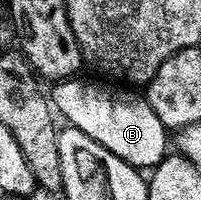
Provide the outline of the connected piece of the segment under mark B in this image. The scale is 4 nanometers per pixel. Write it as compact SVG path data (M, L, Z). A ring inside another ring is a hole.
M82 79L58 81L52 86L53 97L63 103L68 115L73 119L74 128L95 139L107 151L119 155L129 165L152 167L166 156L165 133L167 127L155 115L155 111L144 103L132 105L129 101L116 101L109 93L104 93L97 85L88 85Z

